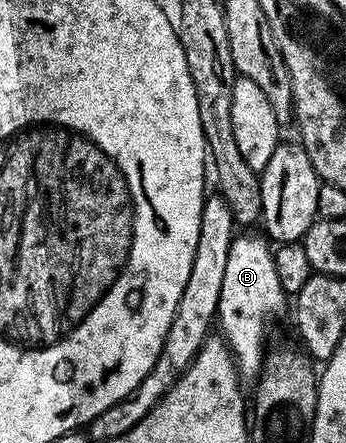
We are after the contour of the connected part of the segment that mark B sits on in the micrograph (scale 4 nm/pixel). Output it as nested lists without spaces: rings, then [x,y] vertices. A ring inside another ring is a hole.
[[[255,233],[236,234],[231,241],[229,261],[225,261],[225,281],[221,281],[221,297],[217,312],[218,330],[219,327],[223,330],[220,331],[222,338],[227,340],[227,346],[231,348],[231,353],[235,357],[235,366],[239,368],[239,374],[244,380],[254,380],[258,376],[263,368],[265,348],[268,346],[267,334],[270,333],[271,326],[289,311],[289,297],[281,289],[281,281],[277,278],[272,244],[262,234],[259,234],[260,236],[251,234]]]

